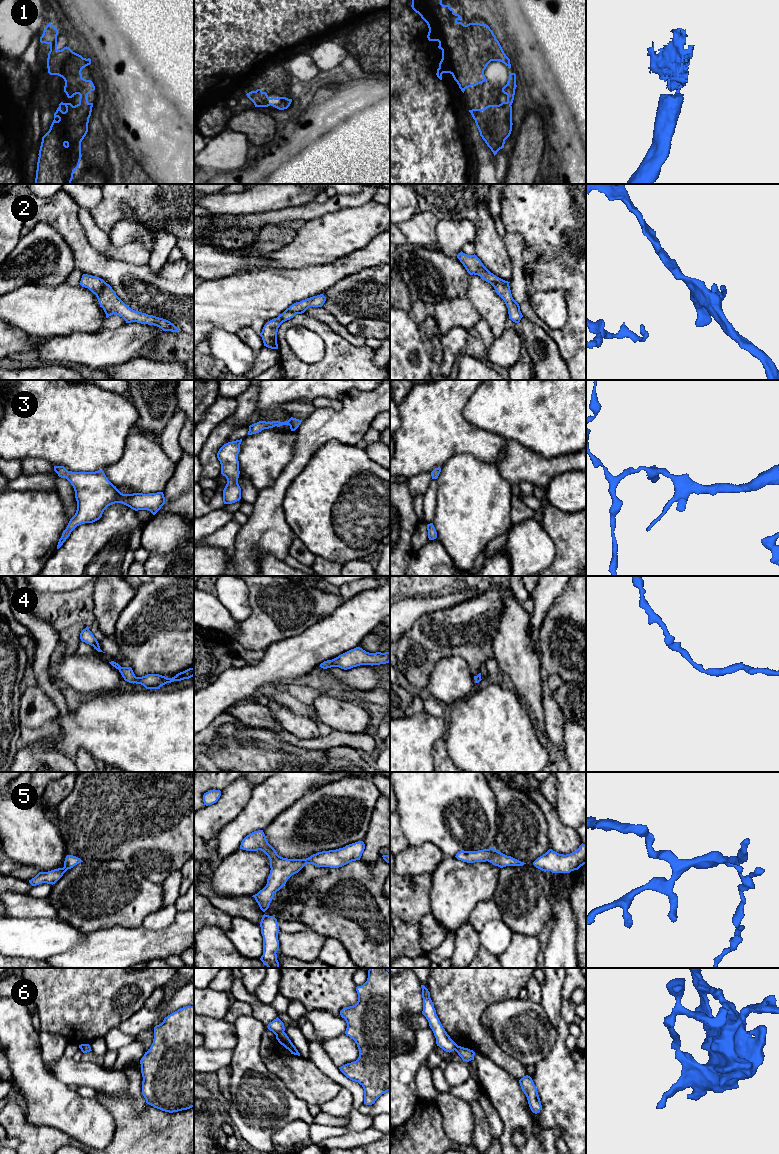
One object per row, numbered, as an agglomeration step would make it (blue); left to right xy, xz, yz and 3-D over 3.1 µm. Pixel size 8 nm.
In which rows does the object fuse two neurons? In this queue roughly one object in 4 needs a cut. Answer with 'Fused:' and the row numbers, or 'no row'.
Fused: 6

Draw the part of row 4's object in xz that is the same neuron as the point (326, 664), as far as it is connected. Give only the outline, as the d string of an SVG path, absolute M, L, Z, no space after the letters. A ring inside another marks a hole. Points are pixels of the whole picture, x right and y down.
M360 647L351 649L338 657L324 661L320 664L323 669L331 667L339 667L341 669L347 670L360 665L380 665L390 662L390 652L376 652L369 653Z

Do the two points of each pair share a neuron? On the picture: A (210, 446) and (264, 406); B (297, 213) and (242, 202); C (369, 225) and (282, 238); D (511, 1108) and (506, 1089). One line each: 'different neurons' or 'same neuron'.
A: different neurons
B: different neurons
C: different neurons
D: same neuron

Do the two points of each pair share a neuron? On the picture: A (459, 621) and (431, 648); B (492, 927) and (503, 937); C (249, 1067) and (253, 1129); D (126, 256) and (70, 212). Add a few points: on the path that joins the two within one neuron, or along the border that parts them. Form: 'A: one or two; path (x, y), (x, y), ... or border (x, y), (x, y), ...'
A: one; path (452, 628), (438, 641)
B: one; path (495, 930), (500, 935)
C: one; path (252, 1082), (253, 1114)
D: two; border (79, 207), (79, 222), (88, 241)

